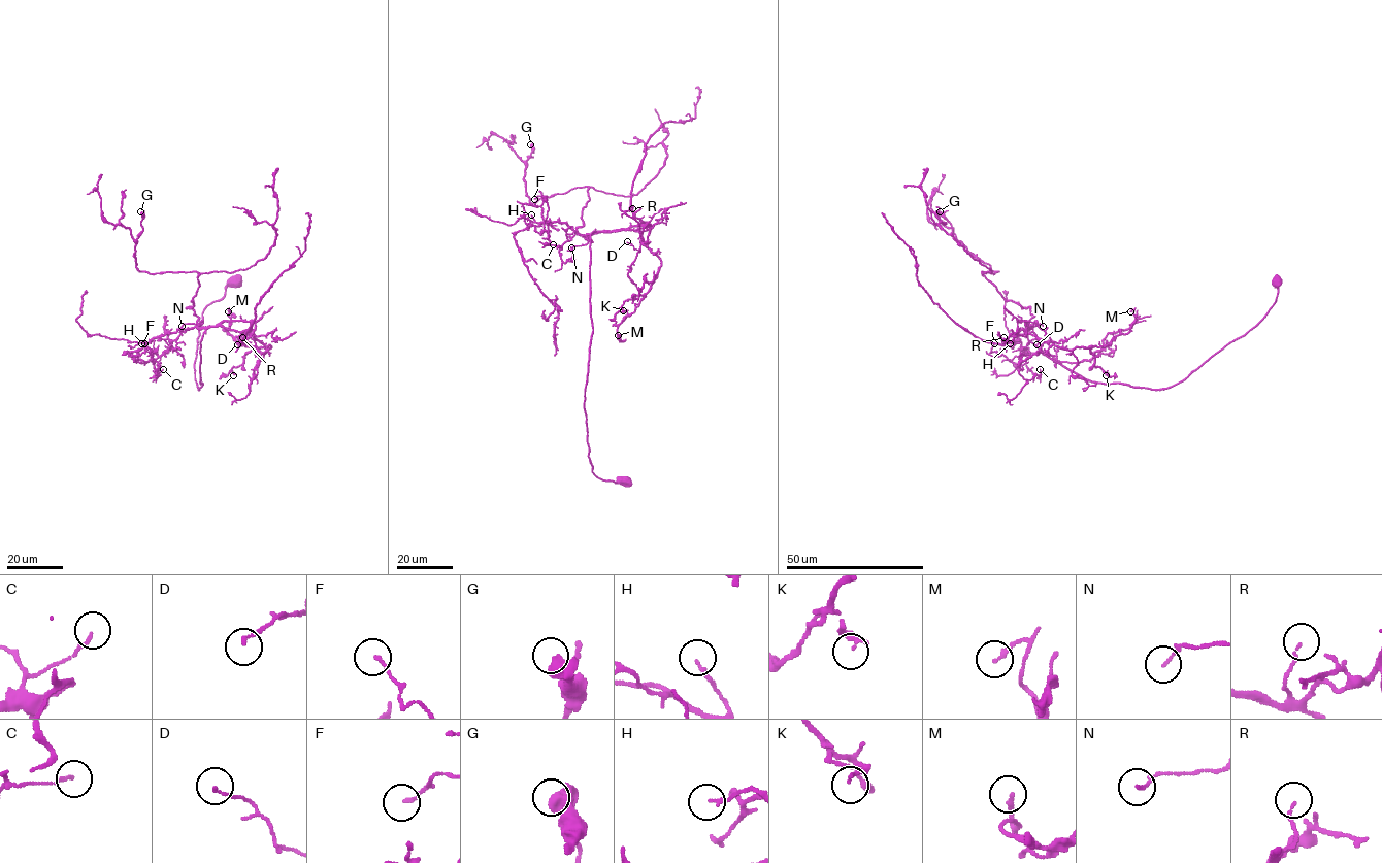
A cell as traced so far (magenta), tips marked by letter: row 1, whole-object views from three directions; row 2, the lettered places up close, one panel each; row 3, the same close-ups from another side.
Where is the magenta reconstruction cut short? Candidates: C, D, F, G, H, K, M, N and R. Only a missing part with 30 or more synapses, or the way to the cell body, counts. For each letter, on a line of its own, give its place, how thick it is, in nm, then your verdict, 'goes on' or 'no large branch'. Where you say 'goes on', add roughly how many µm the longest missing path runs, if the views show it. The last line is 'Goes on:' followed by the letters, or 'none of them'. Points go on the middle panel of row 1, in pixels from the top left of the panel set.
C: at (553, 244); 120 nm thick; no large branch
D: at (627, 241); 100 nm thick; no large branch
F: at (534, 199); 110 nm thick; no large branch
G: at (530, 144); 650 nm thick; no large branch
H: at (531, 214); 130 nm thick; no large branch
K: at (623, 310); 160 nm thick; no large branch
M: at (618, 335); 180 nm thick; no large branch
N: at (571, 247); 130 nm thick; no large branch
R: at (632, 208); 100 nm thick; no large branch
Goes on: none of them

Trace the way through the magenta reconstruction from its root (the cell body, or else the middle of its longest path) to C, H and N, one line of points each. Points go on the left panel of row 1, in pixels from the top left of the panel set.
C: (234, 279), (202, 313), (194, 368), (198, 389), (203, 384), (205, 329), (149, 341), (155, 375), (163, 369)
H: (234, 279), (202, 313), (194, 363), (199, 389), (205, 329), (178, 329), (141, 343)
N: (234, 279), (202, 313), (194, 363), (199, 389), (205, 329), (182, 326)

